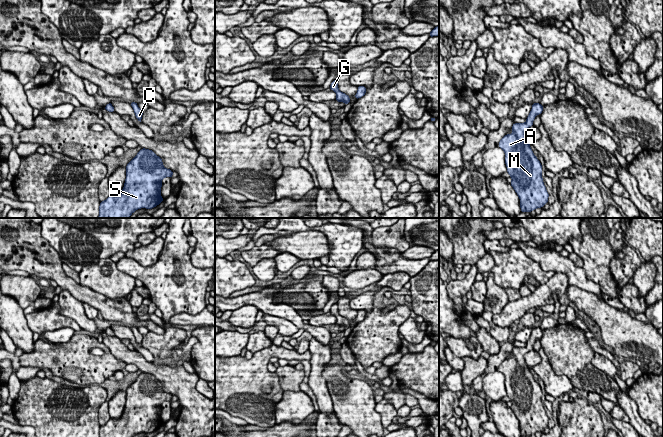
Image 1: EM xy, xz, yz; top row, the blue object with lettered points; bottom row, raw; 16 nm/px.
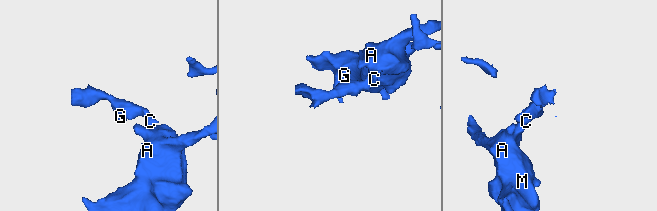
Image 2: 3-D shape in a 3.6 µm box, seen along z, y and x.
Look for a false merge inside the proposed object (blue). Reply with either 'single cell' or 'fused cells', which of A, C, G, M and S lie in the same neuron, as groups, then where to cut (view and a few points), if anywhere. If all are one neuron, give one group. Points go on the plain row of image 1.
single cell | A C G M S | no cut

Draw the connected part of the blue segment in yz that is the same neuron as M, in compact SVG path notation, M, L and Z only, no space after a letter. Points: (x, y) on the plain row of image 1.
M533 327L532 333L525 347L514 347L512 350L513 357L506 358L499 366L500 371L505 376L505 388L507 396L512 402L511 410L517 417L520 423L521 436L531 436L536 432L542 432L548 427L549 417L542 402L542 389L538 382L534 379L530 368L527 366L524 355L533 350L534 342L543 335L543 329Z

